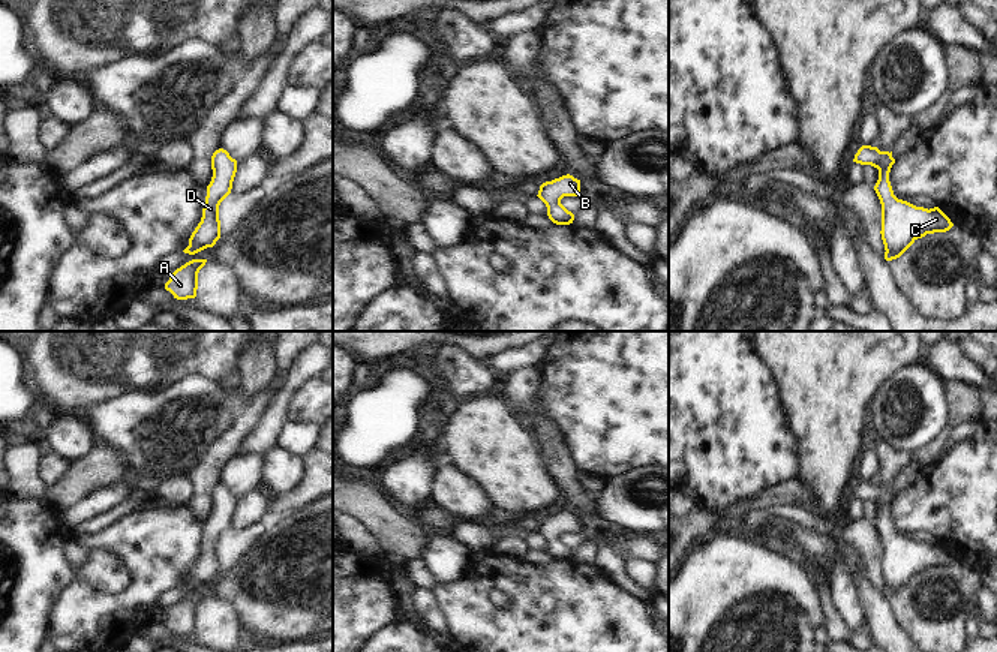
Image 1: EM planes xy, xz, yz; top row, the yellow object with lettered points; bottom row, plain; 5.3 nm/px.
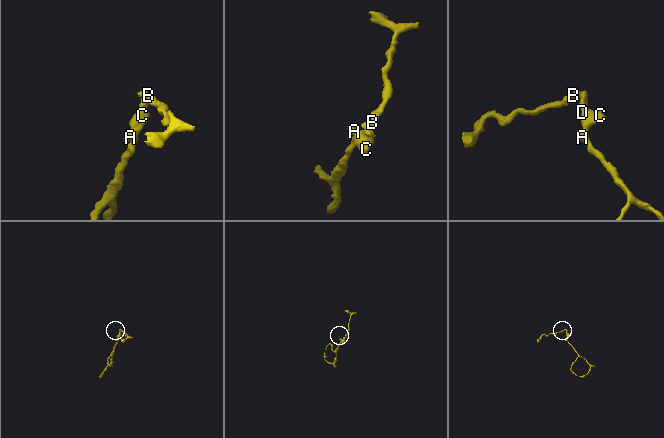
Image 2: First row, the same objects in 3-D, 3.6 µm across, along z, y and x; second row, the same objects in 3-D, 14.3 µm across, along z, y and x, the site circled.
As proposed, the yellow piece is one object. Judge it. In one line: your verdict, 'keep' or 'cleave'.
keep

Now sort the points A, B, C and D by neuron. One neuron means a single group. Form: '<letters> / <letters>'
A B C D

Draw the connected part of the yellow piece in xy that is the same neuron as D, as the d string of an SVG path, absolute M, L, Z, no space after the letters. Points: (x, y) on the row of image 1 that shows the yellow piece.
M223 148L211 156L213 177L207 186L202 217L189 238L184 253L195 255L207 247L213 247L220 238L219 205L231 193L237 172L237 160Z

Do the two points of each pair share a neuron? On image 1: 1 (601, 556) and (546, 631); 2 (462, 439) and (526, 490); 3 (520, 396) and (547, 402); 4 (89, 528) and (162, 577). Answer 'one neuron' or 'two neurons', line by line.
1: two neurons
2: one neuron
3: two neurons
4: two neurons

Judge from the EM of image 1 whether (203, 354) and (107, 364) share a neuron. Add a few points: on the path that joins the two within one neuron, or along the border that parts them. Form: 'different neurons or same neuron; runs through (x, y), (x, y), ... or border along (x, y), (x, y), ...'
same neuron; runs through (179, 354), (131, 354)

